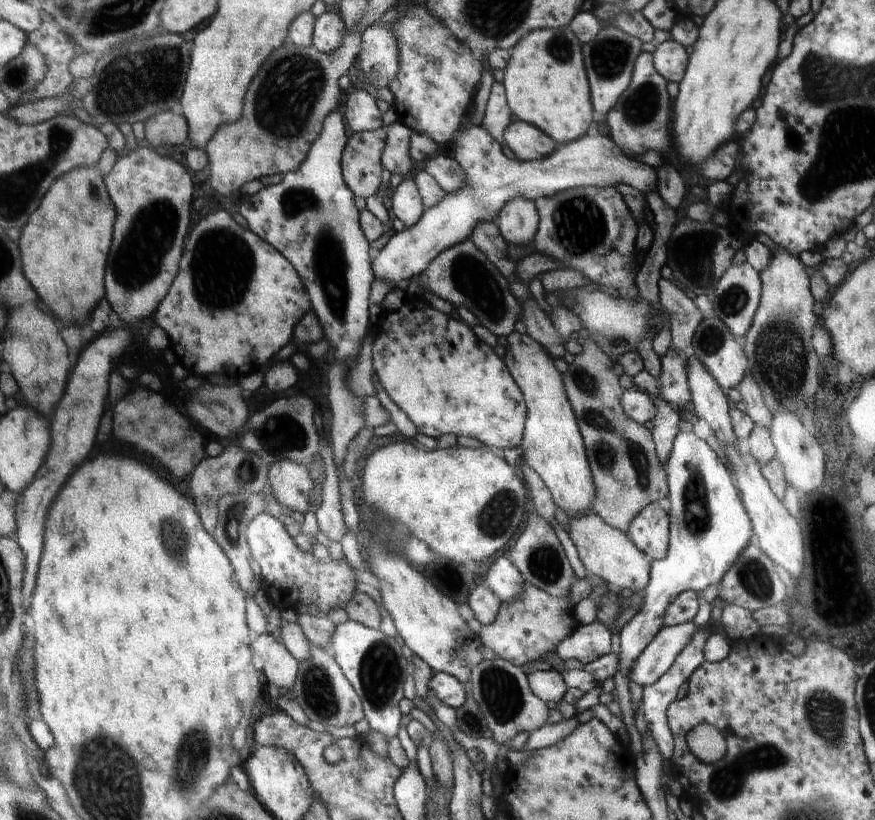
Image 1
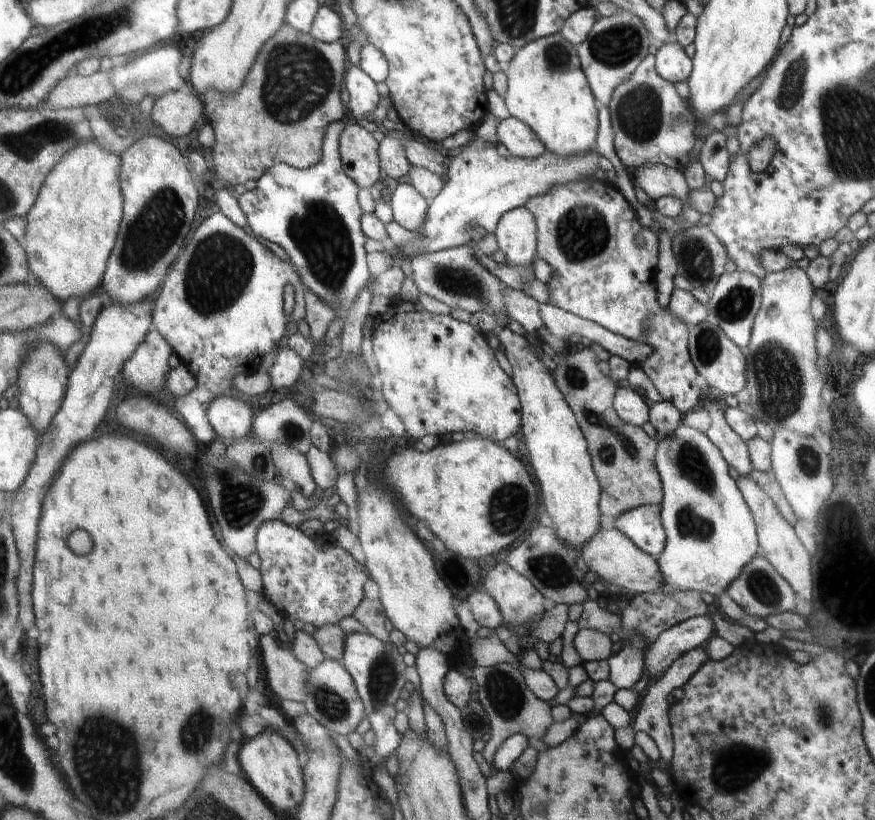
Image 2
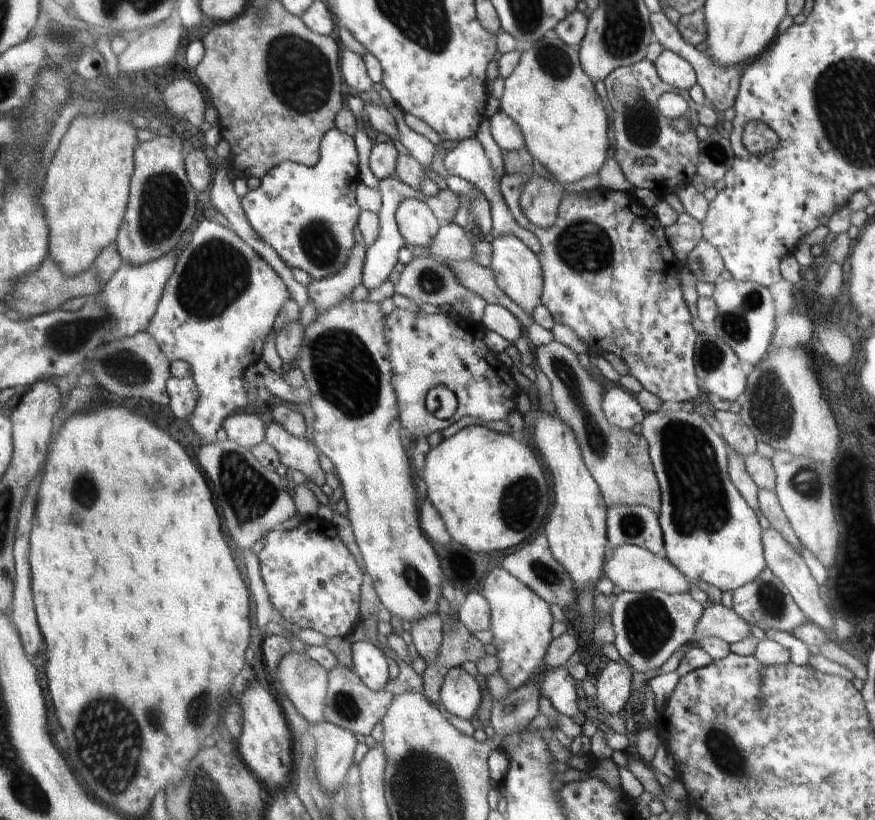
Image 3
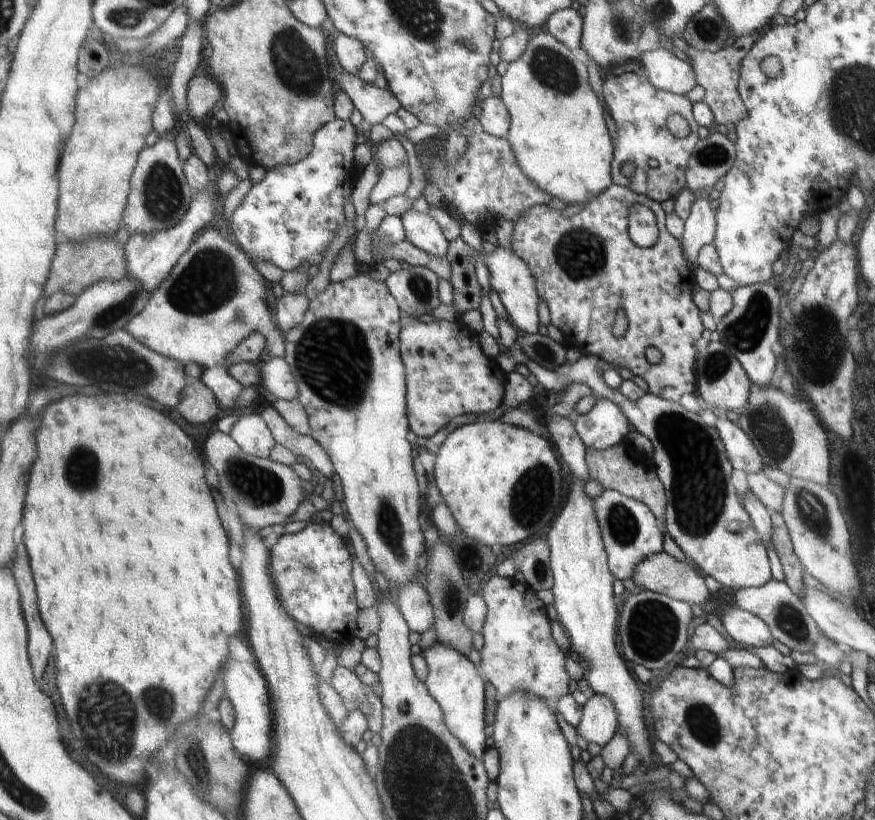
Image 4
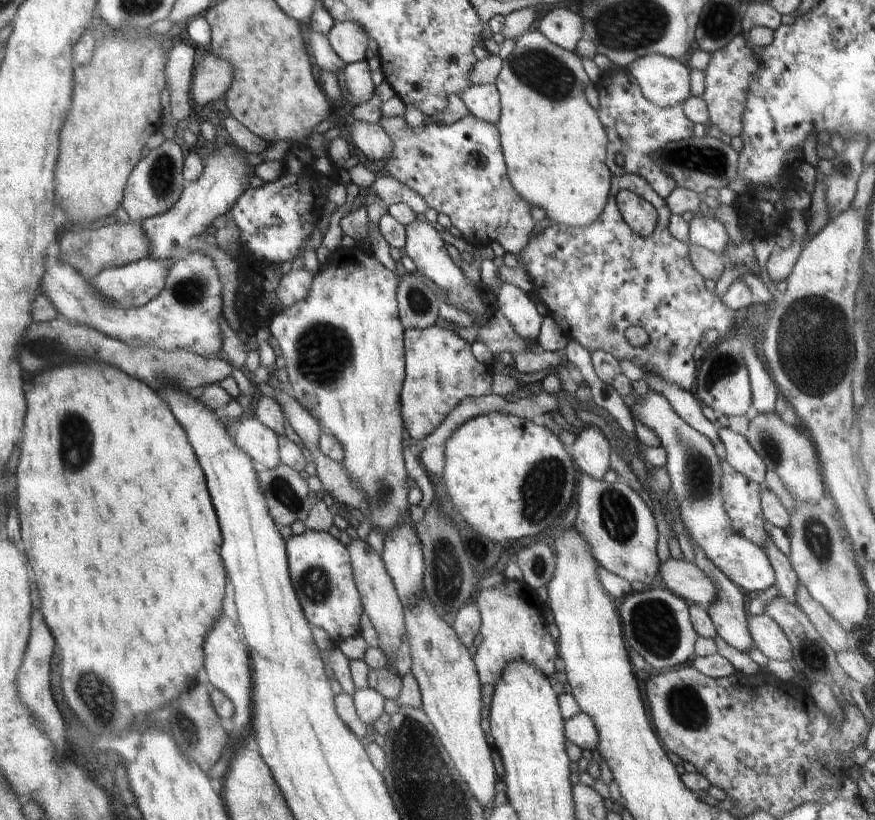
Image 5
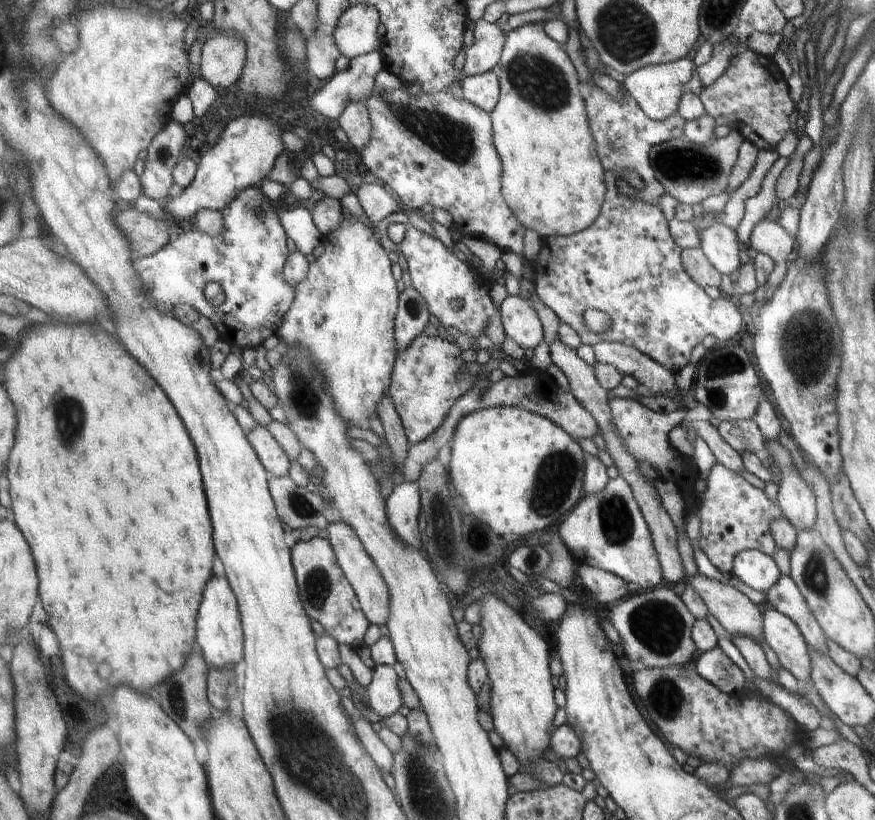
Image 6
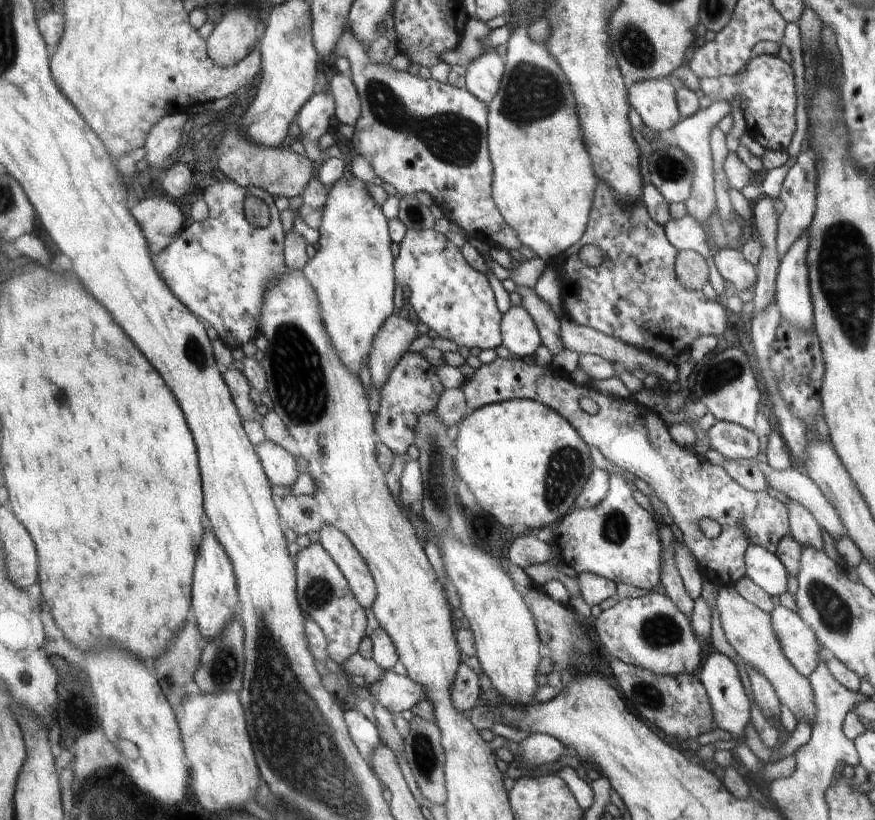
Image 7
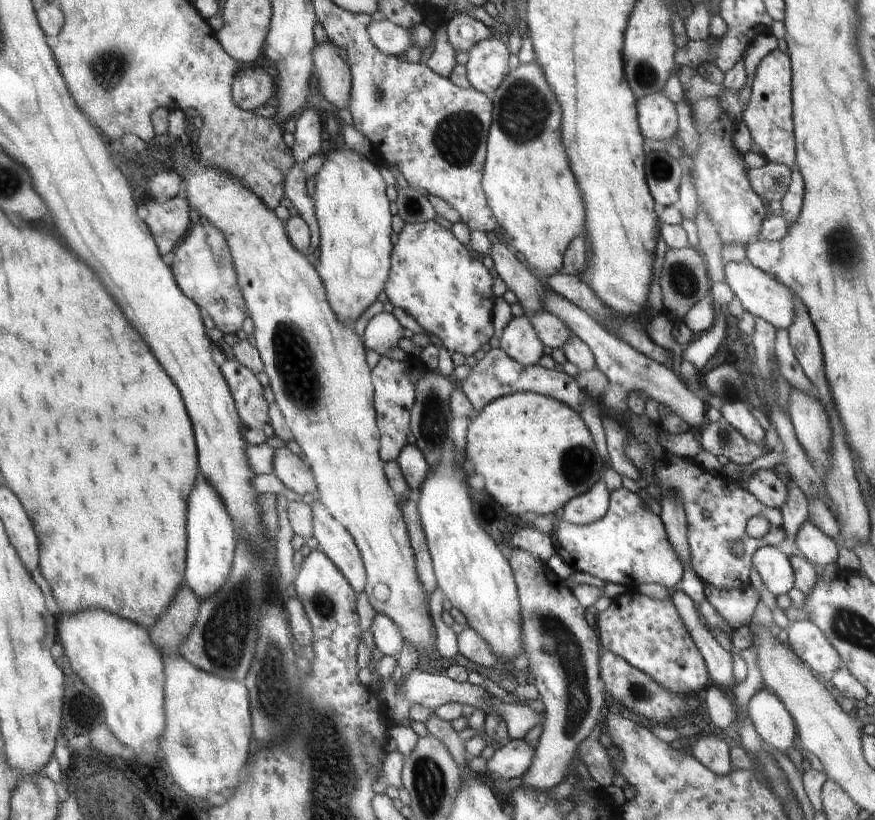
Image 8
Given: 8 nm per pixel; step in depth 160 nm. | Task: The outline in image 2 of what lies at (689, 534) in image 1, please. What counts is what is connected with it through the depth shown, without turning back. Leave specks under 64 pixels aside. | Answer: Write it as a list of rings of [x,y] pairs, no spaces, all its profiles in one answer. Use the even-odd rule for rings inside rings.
[[[681,424],[670,436],[663,439],[657,439],[657,454],[656,465],[657,470],[661,475],[662,486],[664,486],[664,500],[662,504],[662,522],[665,524],[667,530],[667,545],[660,557],[657,558],[657,562],[660,564],[662,578],[665,580],[662,591],[674,592],[674,591],[698,591],[699,593],[712,594],[712,596],[718,598],[730,584],[737,580],[744,572],[744,568],[755,557],[754,554],[758,552],[758,541],[756,538],[756,519],[753,517],[752,511],[749,509],[749,505],[745,502],[744,495],[741,493],[740,488],[736,488],[736,483],[730,476],[730,470],[728,470],[728,464],[726,464],[726,458],[722,458],[723,454],[720,454],[721,449],[713,443],[705,434],[698,432],[697,429],[688,428]],[[636,637],[608,658],[609,681],[618,689],[632,689],[644,672],[645,640]]]

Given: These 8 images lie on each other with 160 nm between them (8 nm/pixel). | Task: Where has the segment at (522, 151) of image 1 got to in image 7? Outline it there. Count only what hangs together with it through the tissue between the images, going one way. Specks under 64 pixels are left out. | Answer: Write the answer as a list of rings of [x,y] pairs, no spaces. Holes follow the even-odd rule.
[[[496,49],[484,52],[467,65],[466,89],[487,106],[497,97],[504,77],[504,62]]]

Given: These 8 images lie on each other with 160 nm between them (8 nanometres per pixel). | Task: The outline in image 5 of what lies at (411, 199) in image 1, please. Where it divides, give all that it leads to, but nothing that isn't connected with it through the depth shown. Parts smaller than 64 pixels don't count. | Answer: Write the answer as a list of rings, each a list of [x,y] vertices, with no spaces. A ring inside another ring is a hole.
[[[414,221],[405,226],[405,235],[407,236],[407,240],[405,241],[405,248],[403,250],[404,254],[407,254],[410,257],[410,260],[413,260],[416,265],[418,274],[422,274],[422,276],[426,276],[426,278],[430,278],[438,288],[444,290],[447,293],[448,298],[450,299],[450,303],[456,307],[456,304],[464,303],[469,307],[469,311],[466,311],[473,318],[474,323],[476,322],[476,314],[474,312],[480,312],[480,314],[484,314],[486,312],[488,314],[488,304],[484,303],[481,299],[482,292],[476,294],[476,284],[475,286],[470,286],[468,282],[466,282],[466,278],[464,278],[464,274],[462,274],[462,270],[454,264],[454,261],[448,256],[448,252],[446,252],[446,245],[444,244],[444,240],[440,238],[440,234],[436,234],[436,230],[428,224],[428,221],[420,222]]]

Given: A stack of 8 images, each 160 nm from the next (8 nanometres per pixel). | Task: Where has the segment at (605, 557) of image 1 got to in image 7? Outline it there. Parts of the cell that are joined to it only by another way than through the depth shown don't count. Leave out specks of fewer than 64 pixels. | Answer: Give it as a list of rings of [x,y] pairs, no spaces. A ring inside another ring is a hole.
[[[724,585],[718,591],[716,608],[724,634],[743,663],[758,669],[772,683],[782,704],[788,706],[798,721],[808,719],[813,724],[815,702],[811,684],[808,677],[801,675],[786,658],[781,643],[774,634],[772,615],[742,598],[735,588]]]

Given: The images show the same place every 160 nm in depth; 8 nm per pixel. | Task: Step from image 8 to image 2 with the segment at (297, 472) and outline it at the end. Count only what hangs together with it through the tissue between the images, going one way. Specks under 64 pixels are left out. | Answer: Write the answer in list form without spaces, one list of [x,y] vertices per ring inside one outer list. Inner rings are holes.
[[[220,395],[209,406],[209,417],[219,438],[227,443],[252,434],[252,411],[242,399]]]

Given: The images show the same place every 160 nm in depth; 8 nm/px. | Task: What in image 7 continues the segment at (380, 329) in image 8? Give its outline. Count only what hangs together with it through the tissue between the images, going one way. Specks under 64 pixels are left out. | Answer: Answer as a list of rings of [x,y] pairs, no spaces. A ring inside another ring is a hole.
[[[406,310],[404,315],[394,314],[394,316],[386,318],[386,321],[382,324],[382,329],[374,336],[374,345],[372,346],[372,352],[370,352],[370,358],[368,360],[370,360],[369,370],[370,376],[372,377],[372,384],[374,384],[374,388],[378,389],[379,393],[380,388],[386,384],[390,372],[392,372],[394,366],[397,366],[398,362],[408,352],[412,342],[421,335],[428,335],[429,332],[428,326],[425,323],[422,324],[410,312]]]

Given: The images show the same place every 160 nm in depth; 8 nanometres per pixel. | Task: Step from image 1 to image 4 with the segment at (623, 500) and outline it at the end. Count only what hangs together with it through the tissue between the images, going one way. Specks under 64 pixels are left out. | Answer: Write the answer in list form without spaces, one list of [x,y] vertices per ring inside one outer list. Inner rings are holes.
[[[521,333],[516,339],[522,352],[548,370],[558,370],[566,362],[566,350],[548,335]],[[619,442],[616,446],[607,449],[586,448],[585,463],[588,467],[588,480],[596,480],[603,486],[603,490],[615,490],[628,498],[645,503],[659,520],[665,519],[665,510],[668,508],[668,493],[661,479],[657,477],[657,465],[652,457],[639,452],[632,442]]]

